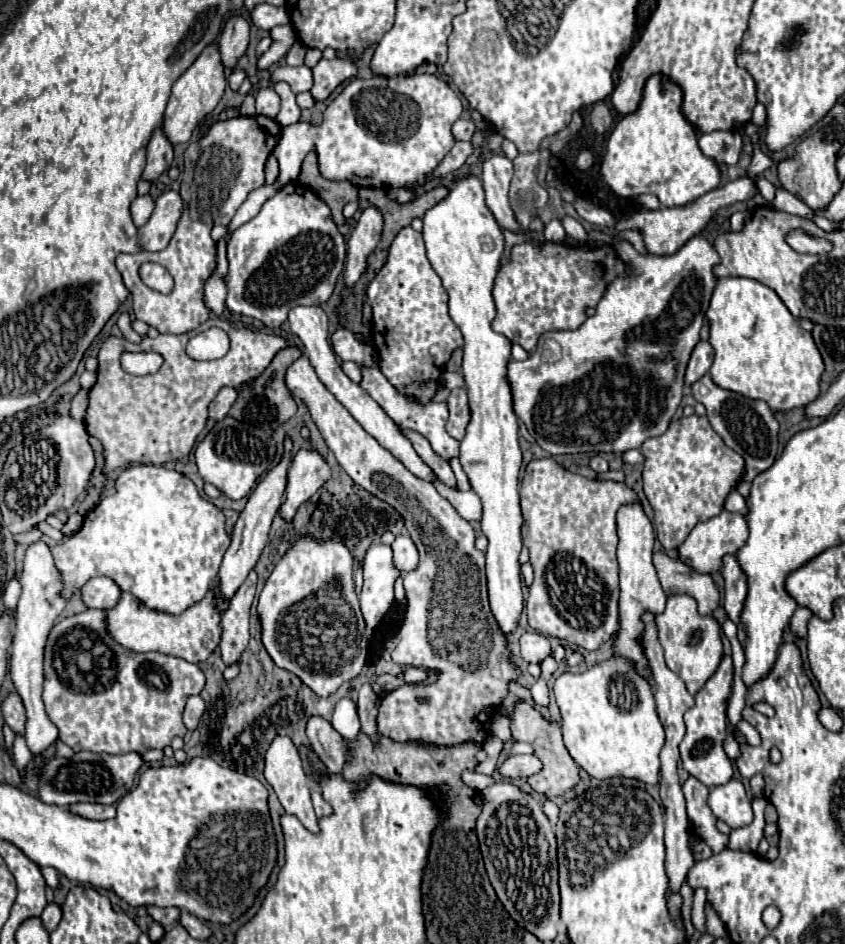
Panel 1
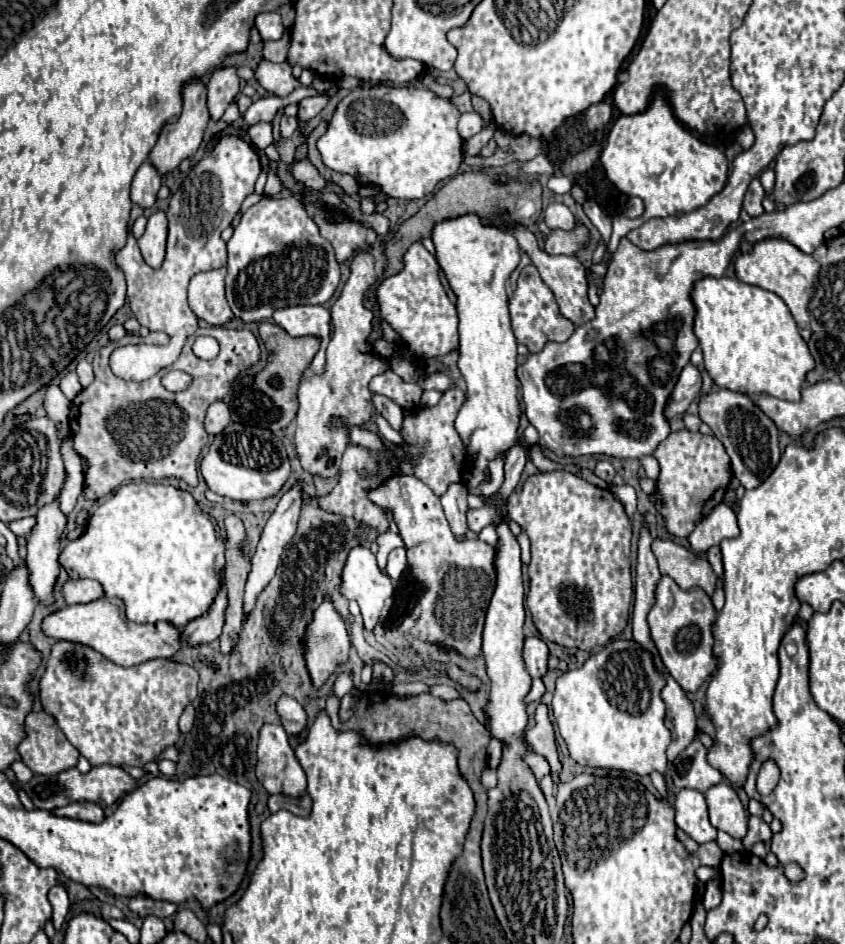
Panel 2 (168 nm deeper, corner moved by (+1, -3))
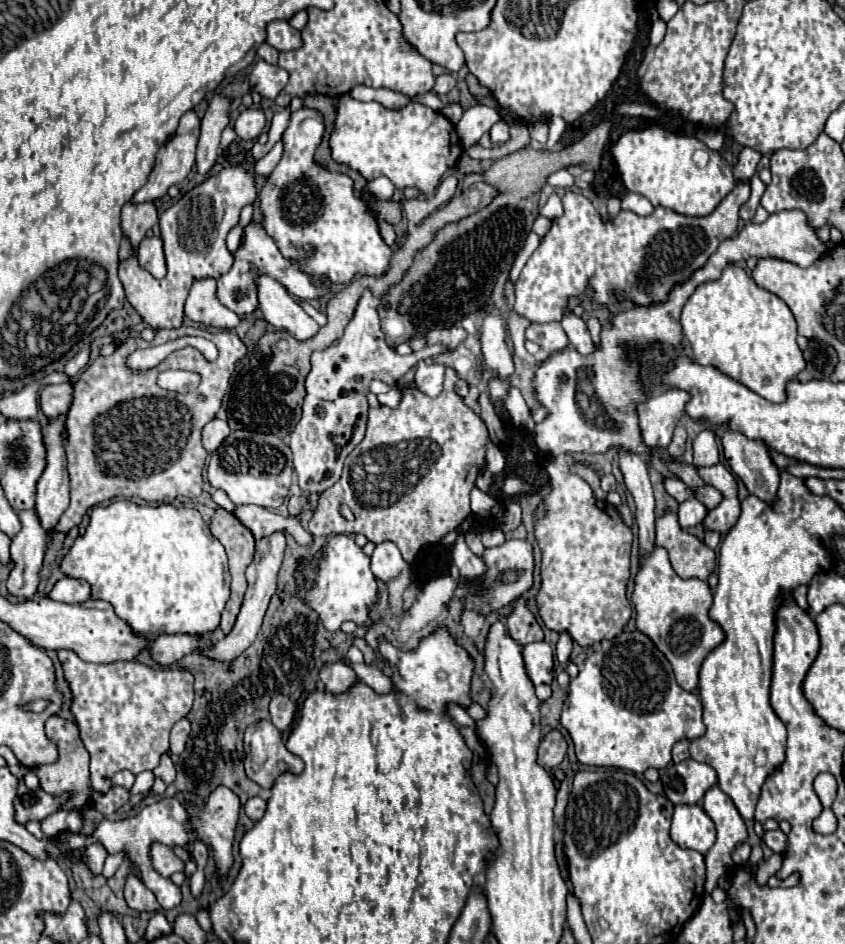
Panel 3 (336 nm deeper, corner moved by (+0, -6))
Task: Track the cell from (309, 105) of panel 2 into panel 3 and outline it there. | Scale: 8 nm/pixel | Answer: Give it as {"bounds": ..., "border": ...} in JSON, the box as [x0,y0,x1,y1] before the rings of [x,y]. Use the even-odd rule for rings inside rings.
{"bounds":[259,107,391,285],"border":[[[301,107],[299,111],[291,113],[289,127],[283,133],[283,157],[269,175],[265,187],[259,191],[259,203],[261,203],[261,215],[263,215],[263,229],[267,235],[277,243],[281,255],[289,259],[293,265],[299,267],[305,275],[311,277],[311,281],[325,279],[329,285],[337,283],[351,283],[357,275],[369,275],[369,277],[381,277],[391,267],[391,247],[383,241],[379,235],[377,215],[369,209],[367,201],[355,195],[353,179],[343,173],[331,173],[319,163],[315,163],[313,155],[323,139],[325,125],[323,115],[315,109]],[[303,245],[311,245],[311,251],[305,251]]]}

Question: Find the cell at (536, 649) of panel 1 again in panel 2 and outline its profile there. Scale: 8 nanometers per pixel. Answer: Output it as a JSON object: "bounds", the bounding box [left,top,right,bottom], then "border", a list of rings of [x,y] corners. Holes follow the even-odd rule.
{"bounds":[524,638,548,678],"border":[[[526,638],[524,640],[524,662],[526,662],[526,670],[532,678],[542,678],[546,674],[546,662],[548,662],[548,646],[542,638]]]}

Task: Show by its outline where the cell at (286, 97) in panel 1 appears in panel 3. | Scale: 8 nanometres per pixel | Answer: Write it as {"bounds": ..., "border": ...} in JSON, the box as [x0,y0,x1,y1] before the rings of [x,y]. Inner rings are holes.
{"bounds":[255,141,283,177],"border":[[[279,141],[279,143],[275,143],[275,147],[263,157],[263,159],[259,159],[257,163],[255,163],[255,175],[259,175],[259,177],[269,177],[271,175],[271,171],[273,171],[273,167],[279,163],[279,159],[281,159],[281,151],[283,151],[283,143]]]}

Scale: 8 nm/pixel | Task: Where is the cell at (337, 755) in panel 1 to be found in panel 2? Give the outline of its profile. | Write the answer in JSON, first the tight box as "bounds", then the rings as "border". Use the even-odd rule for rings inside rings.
{"bounds":[276,696,310,734],"border":[[[282,696],[276,704],[278,712],[280,712],[280,718],[282,718],[282,726],[288,734],[300,734],[302,730],[306,730],[310,726],[310,720],[308,720],[308,714],[306,710],[294,700],[294,698],[288,698],[288,696]]]}

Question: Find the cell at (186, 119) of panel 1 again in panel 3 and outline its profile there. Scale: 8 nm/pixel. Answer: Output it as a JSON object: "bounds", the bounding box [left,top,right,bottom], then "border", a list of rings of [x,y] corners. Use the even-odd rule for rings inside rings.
{"bounds":[131,111,201,203],"border":[[[189,111],[189,113],[185,113],[185,115],[181,117],[177,133],[159,149],[157,159],[155,159],[155,167],[153,167],[153,171],[151,171],[147,183],[133,195],[131,203],[157,201],[159,197],[163,197],[163,195],[167,193],[167,189],[169,189],[171,185],[183,181],[183,179],[189,175],[189,171],[191,171],[193,165],[195,165],[195,147],[197,147],[197,139],[199,139],[199,125],[201,125],[201,121],[199,121],[199,117],[197,117],[193,111]]]}

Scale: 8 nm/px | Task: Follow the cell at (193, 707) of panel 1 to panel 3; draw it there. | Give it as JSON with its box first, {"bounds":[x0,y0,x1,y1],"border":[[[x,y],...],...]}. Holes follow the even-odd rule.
{"bounds":[169,719,189,755],"border":[[[181,719],[173,725],[171,729],[171,749],[169,753],[175,753],[175,755],[181,755],[183,749],[185,749],[185,741],[189,737],[189,721],[187,719]]]}

